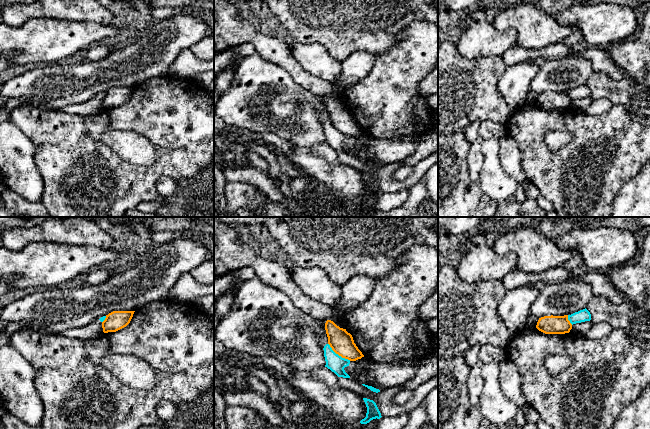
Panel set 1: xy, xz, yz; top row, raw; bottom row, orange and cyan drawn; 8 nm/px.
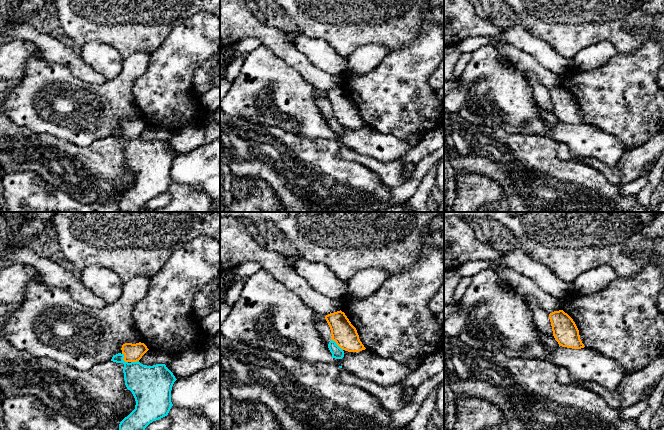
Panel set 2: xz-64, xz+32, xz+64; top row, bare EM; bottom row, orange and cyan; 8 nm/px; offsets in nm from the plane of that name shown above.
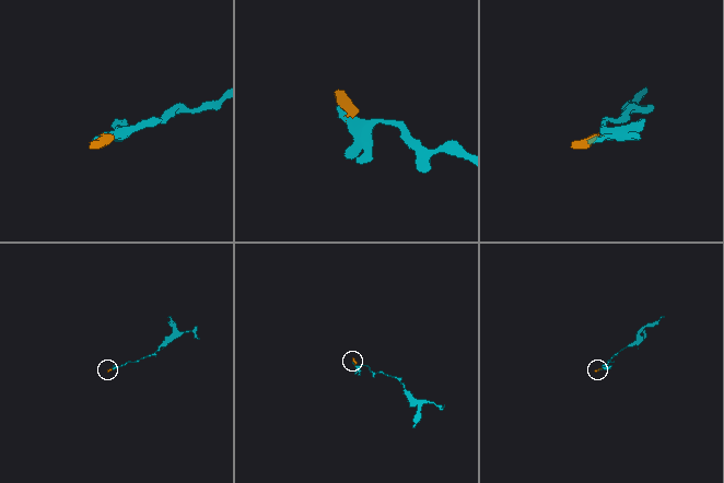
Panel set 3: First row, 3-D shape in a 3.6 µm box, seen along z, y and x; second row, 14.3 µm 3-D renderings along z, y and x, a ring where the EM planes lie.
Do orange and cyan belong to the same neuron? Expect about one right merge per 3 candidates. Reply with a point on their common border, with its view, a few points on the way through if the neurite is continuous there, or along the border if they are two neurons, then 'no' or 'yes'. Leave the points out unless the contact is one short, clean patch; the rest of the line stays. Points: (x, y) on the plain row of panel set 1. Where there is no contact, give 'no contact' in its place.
meets orange in xz at (338, 130); border along xz (328, 119), (336, 129), (350, 136); no

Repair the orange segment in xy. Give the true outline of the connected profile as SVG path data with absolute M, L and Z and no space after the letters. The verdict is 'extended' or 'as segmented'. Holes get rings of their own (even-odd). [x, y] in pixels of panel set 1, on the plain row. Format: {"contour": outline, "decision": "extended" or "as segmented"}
{"contour": "M113 87L109 89L102 98L103 108L116 108L126 103L130 99L134 88L135 87Z", "decision": "as segmented"}

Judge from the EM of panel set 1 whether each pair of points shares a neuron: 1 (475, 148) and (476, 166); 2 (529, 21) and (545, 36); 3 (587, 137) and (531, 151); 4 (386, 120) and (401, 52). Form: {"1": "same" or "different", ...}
{"1": "same", "2": "same", "3": "same", "4": "same"}

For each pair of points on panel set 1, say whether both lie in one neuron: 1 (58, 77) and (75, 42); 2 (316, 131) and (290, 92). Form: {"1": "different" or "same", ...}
{"1": "different", "2": "same"}

